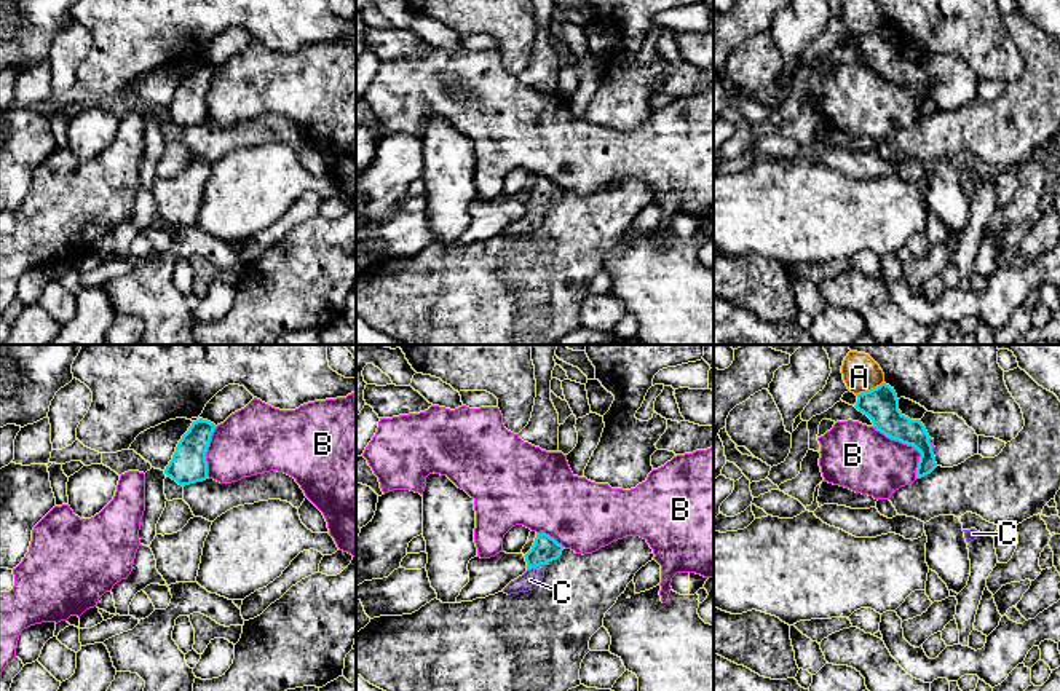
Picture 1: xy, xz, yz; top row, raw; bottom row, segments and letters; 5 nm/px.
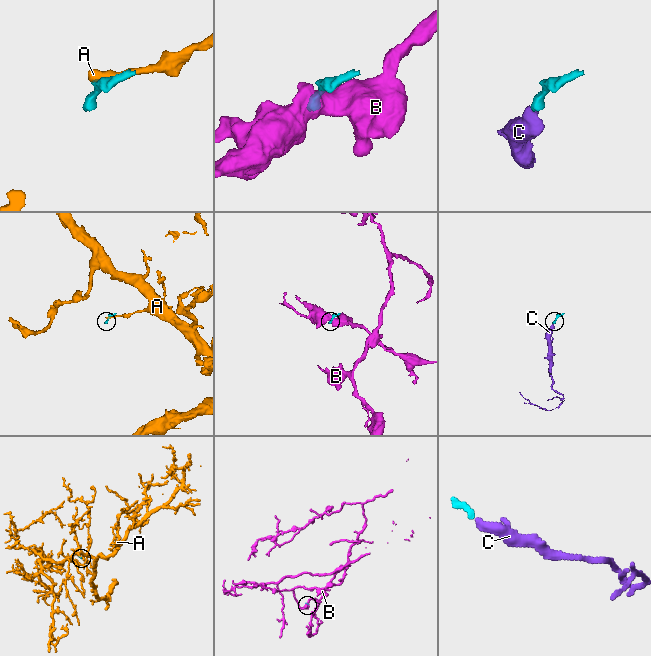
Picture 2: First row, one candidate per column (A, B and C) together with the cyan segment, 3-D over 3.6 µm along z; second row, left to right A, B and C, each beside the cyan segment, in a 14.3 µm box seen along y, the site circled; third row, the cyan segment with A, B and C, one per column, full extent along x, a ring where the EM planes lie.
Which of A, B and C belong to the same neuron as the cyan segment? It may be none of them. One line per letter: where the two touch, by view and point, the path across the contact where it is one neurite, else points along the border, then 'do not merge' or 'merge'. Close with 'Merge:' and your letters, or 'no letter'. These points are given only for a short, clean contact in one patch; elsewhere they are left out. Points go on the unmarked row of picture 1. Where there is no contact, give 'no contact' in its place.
A: yz (870, 32) | do not merge
B: yz (909, 86) | do not merge
C: xz (535, 209) | across xz (545, 192), (535, 201), (535, 209), (530, 222) | merge
Merge: C

